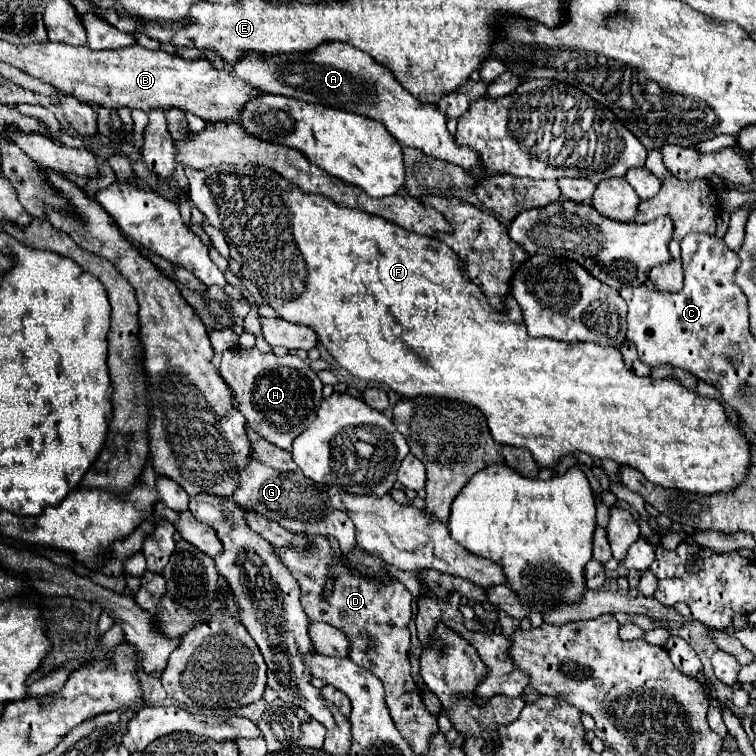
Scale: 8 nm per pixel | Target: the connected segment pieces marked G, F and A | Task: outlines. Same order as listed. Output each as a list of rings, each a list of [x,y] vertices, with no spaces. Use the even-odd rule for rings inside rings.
[[[250,460],[248,468],[240,474],[240,488],[234,492],[232,500],[242,510],[252,510],[256,514],[262,514],[290,532],[334,536],[340,542],[342,552],[348,552],[348,548],[356,544],[354,524],[346,516],[346,512],[332,508],[326,488],[322,484],[308,480],[300,470],[286,474],[286,472],[276,472],[274,468],[260,464],[258,460]]]
[[[190,166],[184,168],[186,178],[190,182],[190,200],[200,208],[200,212],[206,216],[206,220],[222,230],[226,236],[226,242],[230,246],[230,256],[242,266],[242,276],[250,280],[262,294],[264,302],[268,302],[284,320],[288,322],[298,322],[304,326],[310,326],[320,342],[326,346],[326,350],[336,358],[336,362],[346,368],[350,374],[374,382],[374,384],[386,384],[390,386],[396,394],[404,398],[414,398],[420,394],[430,394],[438,398],[454,398],[468,402],[476,408],[480,408],[488,420],[488,428],[492,432],[492,438],[500,444],[510,444],[518,448],[528,448],[534,456],[534,460],[540,466],[556,466],[562,456],[572,454],[572,452],[586,452],[592,458],[604,460],[610,458],[616,464],[622,466],[632,466],[640,470],[652,484],[662,486],[662,488],[676,488],[684,492],[694,492],[694,494],[716,494],[716,492],[728,492],[734,486],[738,486],[748,470],[748,460],[750,460],[750,450],[748,450],[748,440],[746,436],[726,420],[726,412],[720,402],[702,398],[696,392],[684,388],[676,380],[654,380],[654,378],[638,378],[634,376],[622,360],[622,354],[618,348],[610,346],[598,346],[592,342],[580,342],[576,346],[564,344],[552,338],[532,338],[526,334],[526,324],[522,320],[522,308],[514,298],[506,298],[506,312],[498,312],[490,308],[490,302],[486,294],[476,286],[466,280],[464,264],[460,258],[440,240],[408,232],[392,222],[386,222],[378,216],[366,214],[362,210],[352,210],[352,208],[342,208],[336,206],[332,200],[326,200],[326,196],[318,194],[306,194],[302,192],[296,184],[288,184],[286,178],[278,176],[278,172],[262,168],[262,166],[218,166],[218,168],[206,168],[206,170],[194,170]]]
[[[326,42],[308,54],[282,54],[282,56],[256,56],[250,54],[230,70],[232,76],[246,80],[248,84],[260,88],[268,94],[280,94],[298,98],[304,102],[320,102],[338,110],[348,110],[364,114],[372,120],[378,120],[386,130],[402,144],[422,150],[426,156],[440,158],[452,164],[458,164],[474,178],[484,178],[480,166],[480,156],[468,146],[458,146],[454,136],[446,128],[446,114],[438,112],[436,104],[420,104],[412,94],[408,94],[402,84],[392,76],[388,68],[374,62],[366,52],[342,44]]]

